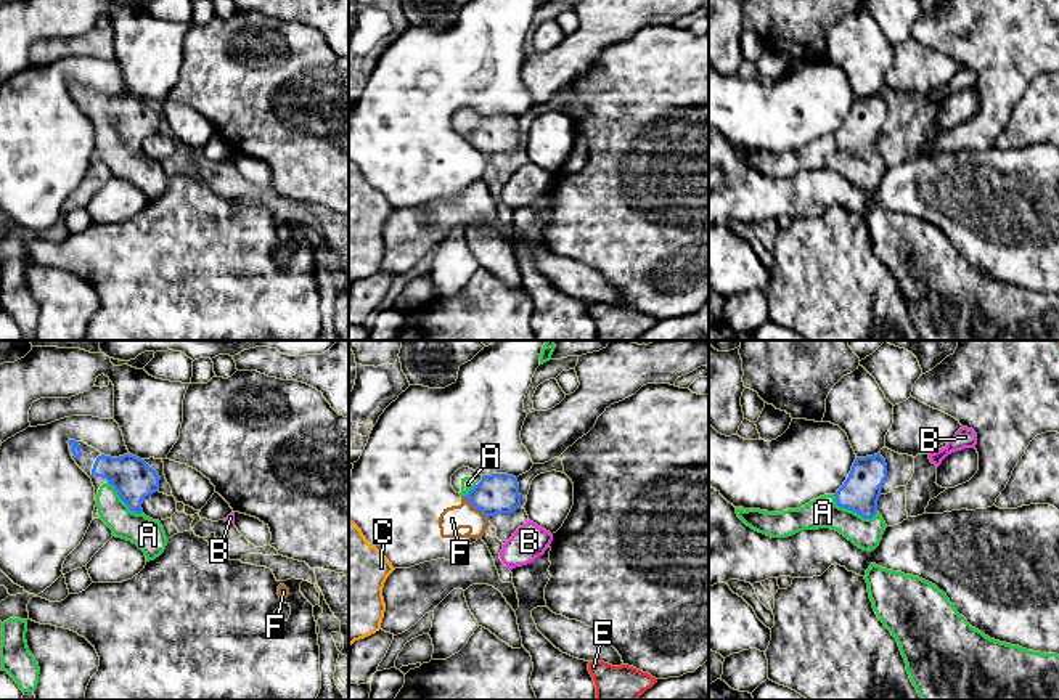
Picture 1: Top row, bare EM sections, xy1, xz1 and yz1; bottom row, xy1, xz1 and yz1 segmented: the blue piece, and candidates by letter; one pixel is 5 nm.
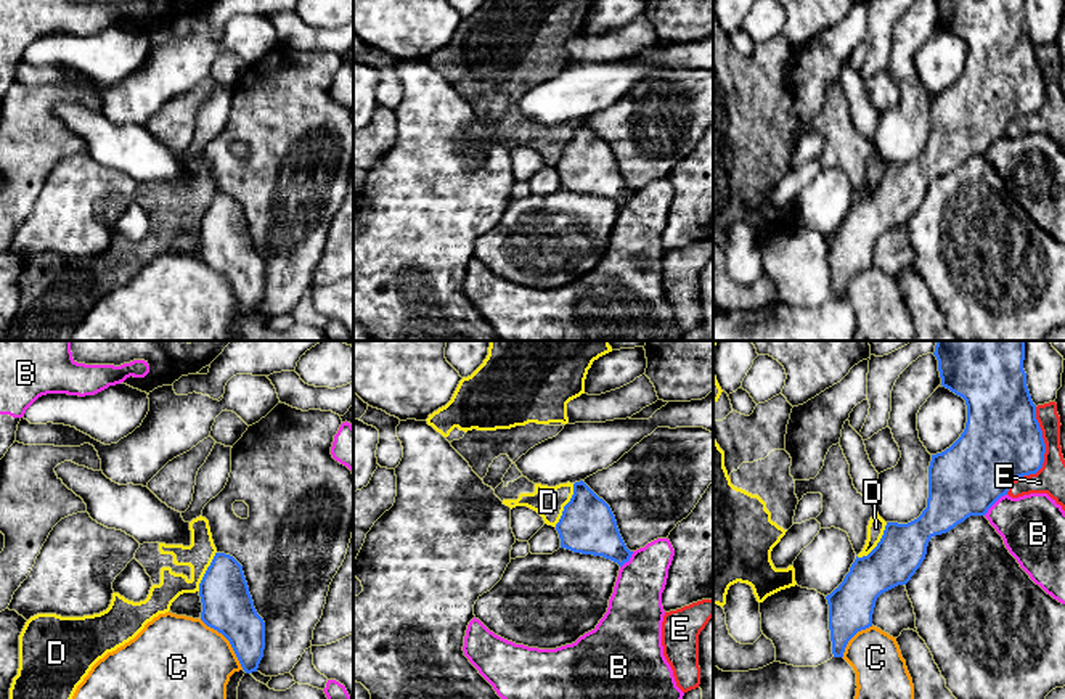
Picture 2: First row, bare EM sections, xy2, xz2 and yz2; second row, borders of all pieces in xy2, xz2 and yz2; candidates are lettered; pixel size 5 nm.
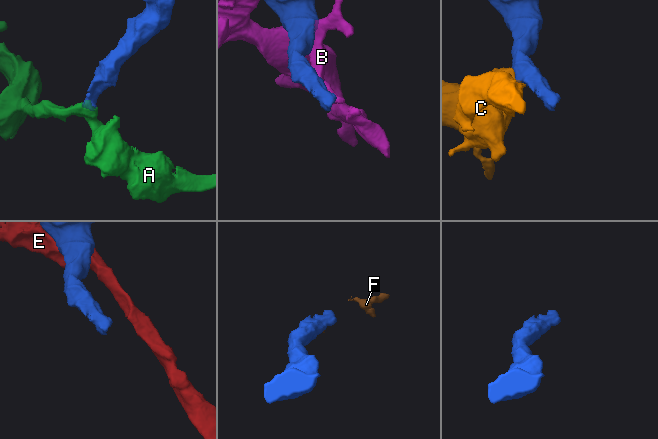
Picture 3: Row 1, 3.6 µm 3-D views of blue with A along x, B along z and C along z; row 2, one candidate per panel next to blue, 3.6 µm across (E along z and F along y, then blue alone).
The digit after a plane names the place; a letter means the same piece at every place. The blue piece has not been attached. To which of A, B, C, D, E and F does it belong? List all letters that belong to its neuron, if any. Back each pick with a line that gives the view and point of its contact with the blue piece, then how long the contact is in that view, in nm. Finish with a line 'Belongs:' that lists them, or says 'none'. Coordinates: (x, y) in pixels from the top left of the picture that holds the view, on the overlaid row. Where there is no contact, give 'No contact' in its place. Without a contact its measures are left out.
A: Touches blue at yz1 (852, 509). Shared border 240 nm
Belongs: A

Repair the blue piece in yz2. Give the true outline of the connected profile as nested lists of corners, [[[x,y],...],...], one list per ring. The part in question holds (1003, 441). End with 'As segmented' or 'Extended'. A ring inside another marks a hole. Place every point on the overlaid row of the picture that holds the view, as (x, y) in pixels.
[[[936,341],[933,355],[941,386],[965,400],[965,429],[949,448],[932,455],[922,514],[908,524],[887,522],[877,546],[867,556],[856,556],[843,582],[826,596],[834,657],[843,657],[848,641],[872,627],[877,598],[911,580],[932,537],[949,532],[970,516],[985,516],[1007,495],[1012,480],[1036,474],[1044,463],[1046,444],[1023,370],[1025,341]]]. As segmented

